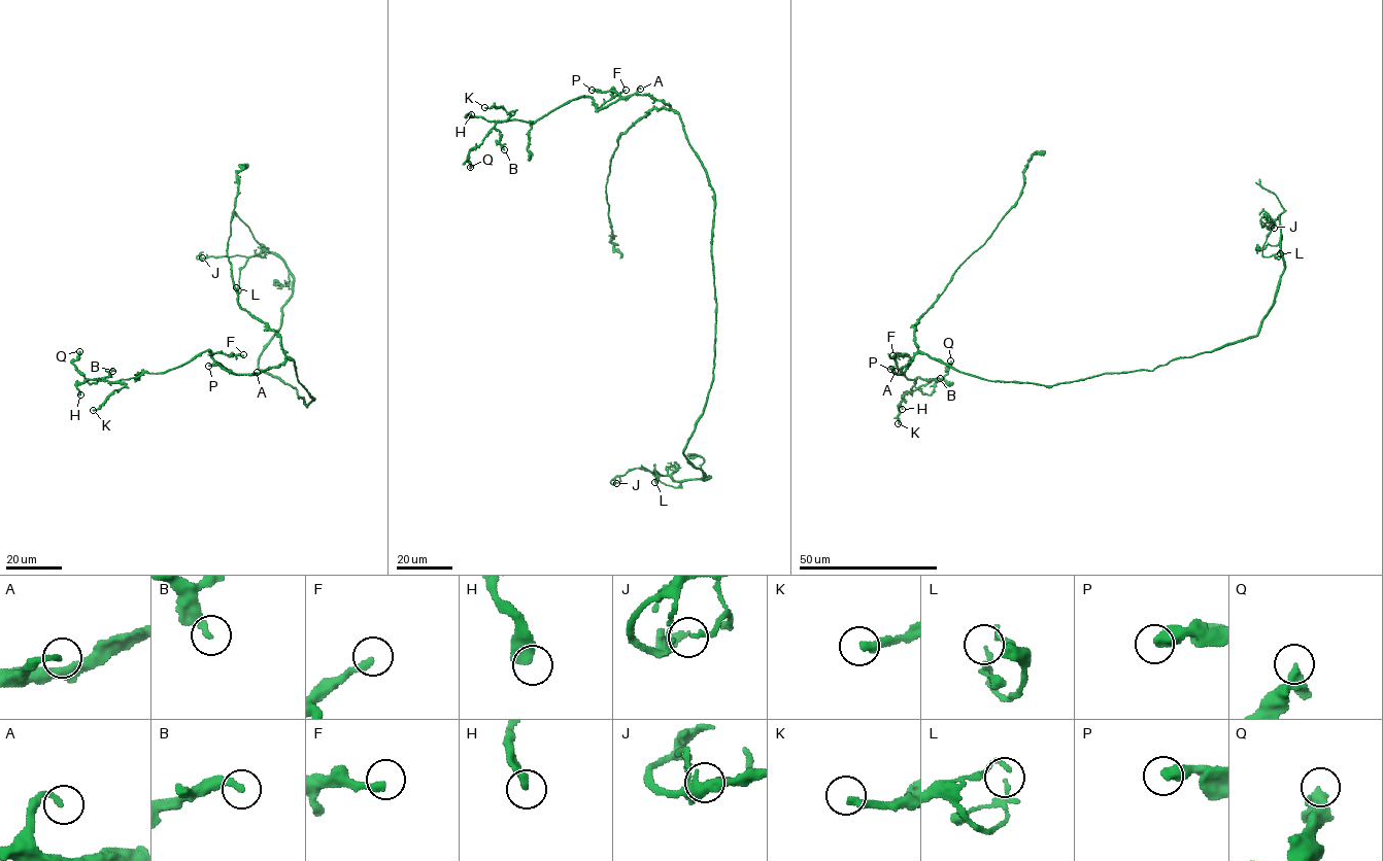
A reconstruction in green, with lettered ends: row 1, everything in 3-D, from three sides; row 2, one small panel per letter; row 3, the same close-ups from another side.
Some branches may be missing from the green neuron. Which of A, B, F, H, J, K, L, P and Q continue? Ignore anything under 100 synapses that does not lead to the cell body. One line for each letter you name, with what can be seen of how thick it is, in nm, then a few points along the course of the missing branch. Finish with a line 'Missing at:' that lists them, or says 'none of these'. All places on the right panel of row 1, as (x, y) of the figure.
Missing at: none of these

